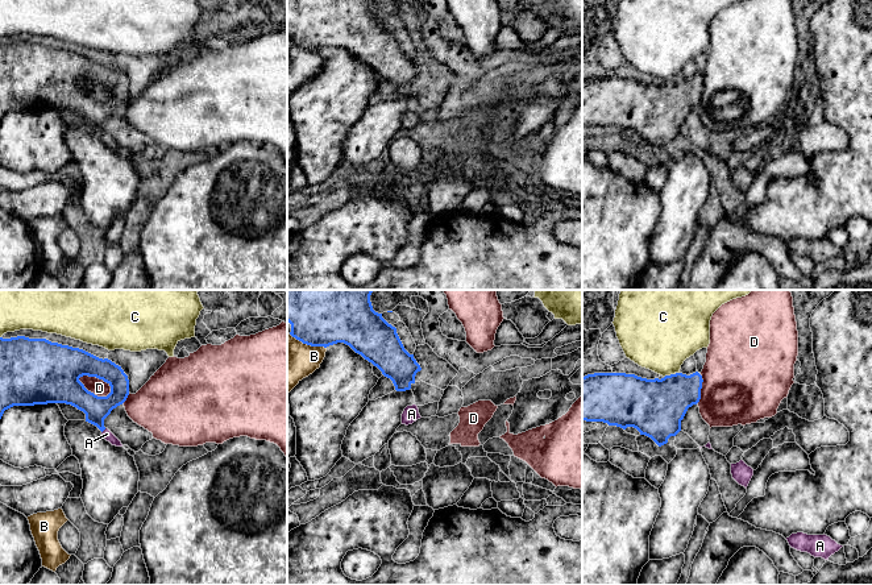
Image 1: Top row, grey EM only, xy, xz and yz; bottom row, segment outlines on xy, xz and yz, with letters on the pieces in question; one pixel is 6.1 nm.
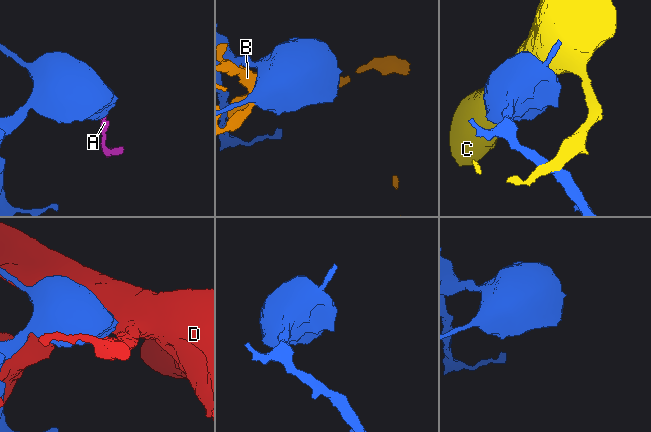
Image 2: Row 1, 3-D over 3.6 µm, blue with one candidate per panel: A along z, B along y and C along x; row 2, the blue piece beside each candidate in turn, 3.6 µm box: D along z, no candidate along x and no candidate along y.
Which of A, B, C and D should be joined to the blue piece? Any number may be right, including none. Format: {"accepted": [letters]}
{"accepted": ["A"]}

